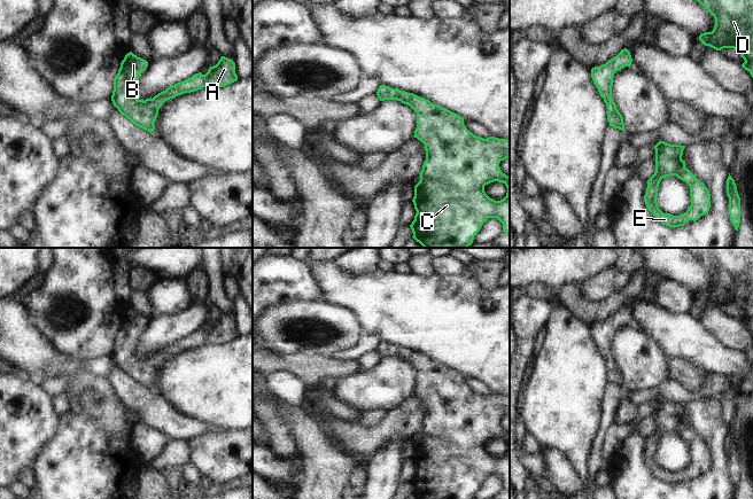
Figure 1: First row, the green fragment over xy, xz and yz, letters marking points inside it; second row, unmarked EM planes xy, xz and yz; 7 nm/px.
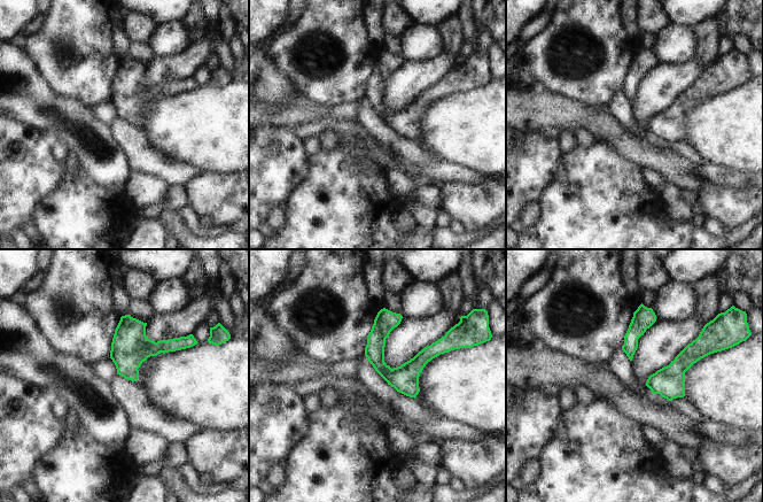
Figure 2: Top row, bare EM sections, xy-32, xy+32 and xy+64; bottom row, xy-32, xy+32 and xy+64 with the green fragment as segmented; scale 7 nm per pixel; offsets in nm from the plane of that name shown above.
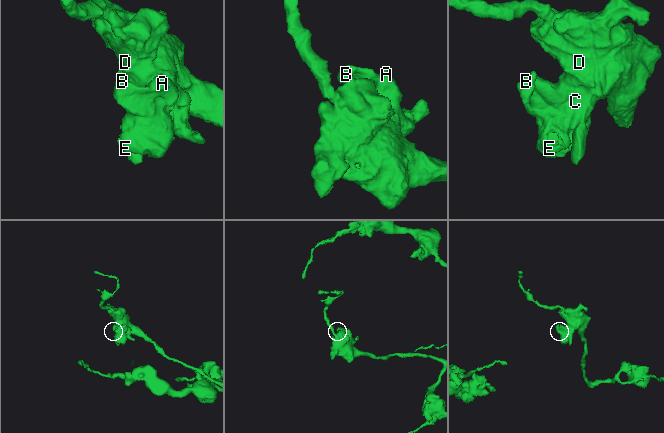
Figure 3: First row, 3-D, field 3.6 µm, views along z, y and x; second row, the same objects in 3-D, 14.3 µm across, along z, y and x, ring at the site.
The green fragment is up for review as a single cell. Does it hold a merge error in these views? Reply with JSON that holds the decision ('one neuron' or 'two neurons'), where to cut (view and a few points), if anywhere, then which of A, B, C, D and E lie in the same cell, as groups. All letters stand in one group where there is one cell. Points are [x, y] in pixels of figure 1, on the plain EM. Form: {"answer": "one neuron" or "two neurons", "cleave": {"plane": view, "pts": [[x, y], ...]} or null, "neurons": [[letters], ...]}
{"answer": "one neuron", "cleave": null, "neurons": [["A", "B", "C", "D", "E"]]}

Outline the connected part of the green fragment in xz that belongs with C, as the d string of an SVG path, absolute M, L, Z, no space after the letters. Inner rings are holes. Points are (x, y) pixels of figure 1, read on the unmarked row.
M380 342L376 352L380 358L401 358L417 369L417 385L413 393L425 401L426 418L419 432L420 438L414 443L412 459L417 470L410 482L412 494L417 499L473 499L488 475L497 475L503 481L503 489L510 490L510 434L499 424L499 420L510 414L510 398L495 393L487 396L476 393L466 385L463 374L413 350ZM494 438L503 439L507 445L506 453L500 458L490 455L484 449L484 443Z

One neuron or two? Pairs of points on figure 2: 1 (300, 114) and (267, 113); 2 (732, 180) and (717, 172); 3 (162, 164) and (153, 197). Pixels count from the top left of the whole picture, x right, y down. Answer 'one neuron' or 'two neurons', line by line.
1: one neuron
2: one neuron
3: two neurons

